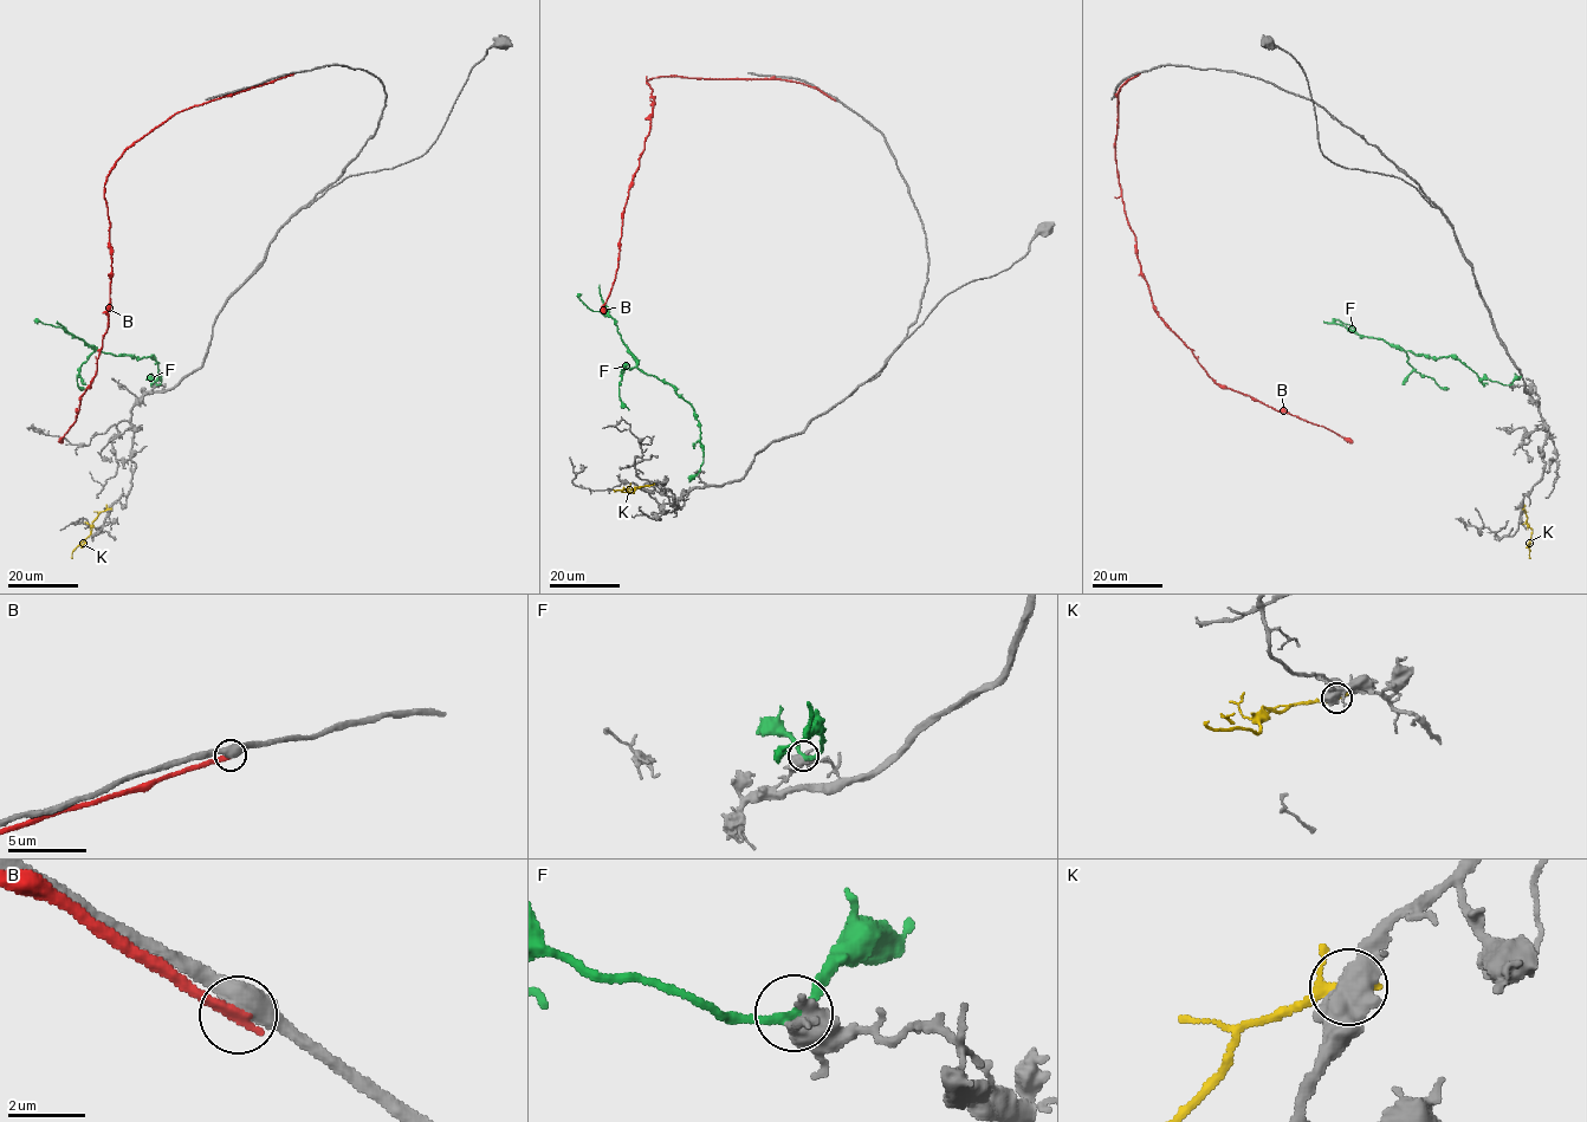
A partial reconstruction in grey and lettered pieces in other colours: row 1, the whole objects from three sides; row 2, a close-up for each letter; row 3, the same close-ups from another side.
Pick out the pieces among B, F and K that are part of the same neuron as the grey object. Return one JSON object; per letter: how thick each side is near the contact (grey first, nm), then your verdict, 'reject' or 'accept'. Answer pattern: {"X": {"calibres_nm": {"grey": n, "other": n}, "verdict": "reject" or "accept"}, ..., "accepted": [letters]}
{"B": {"calibres_nm": {"grey": 500, "other": 320}, "verdict": "reject"}, "F": {"calibres_nm": {"grey": 550, "other": 240}, "verdict": "accept"}, "K": {"calibres_nm": {"grey": 650, "other": 200}, "verdict": "reject"}, "accepted": ["F"]}

